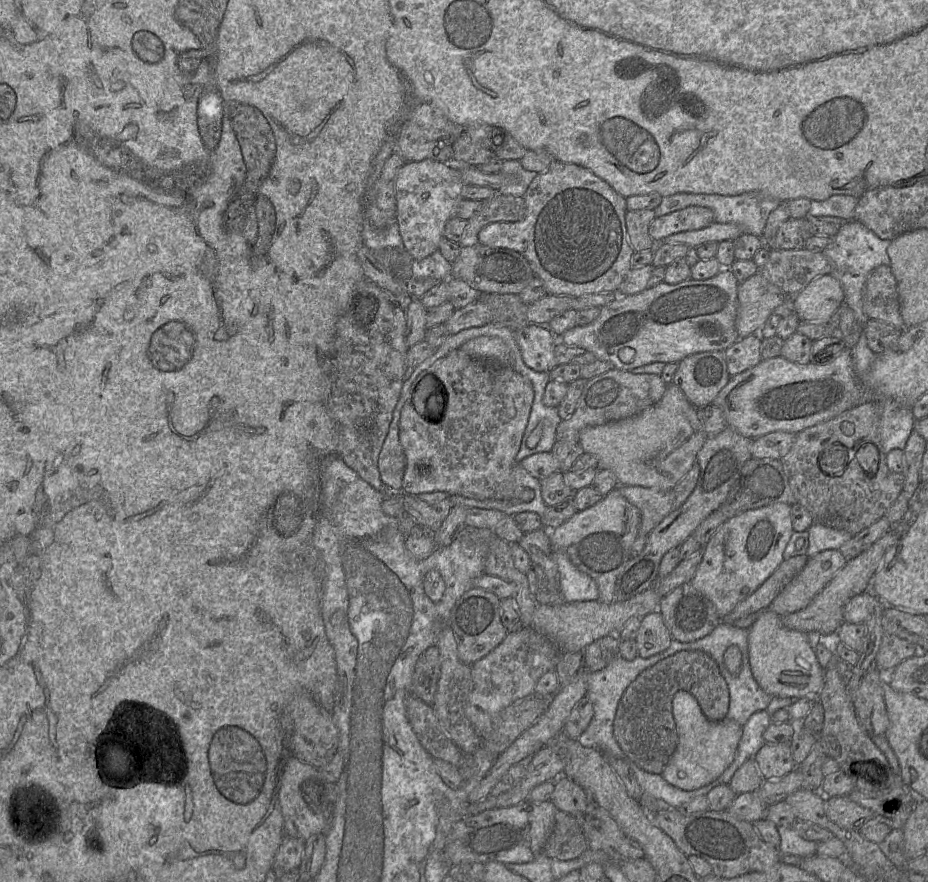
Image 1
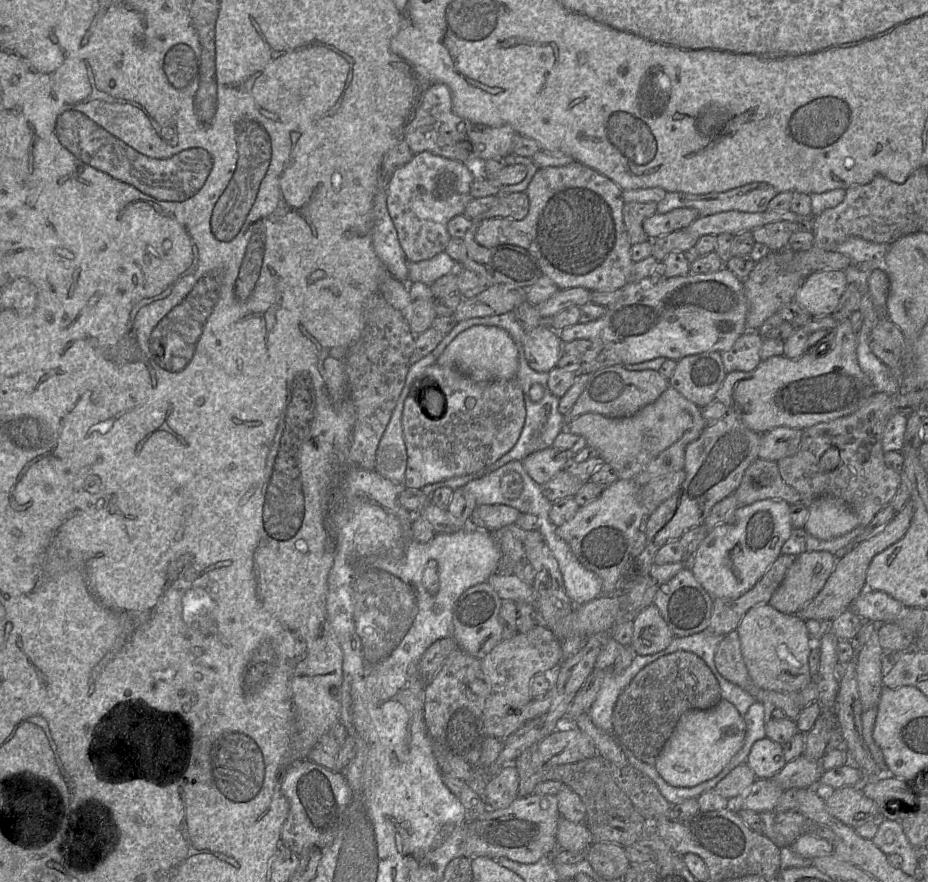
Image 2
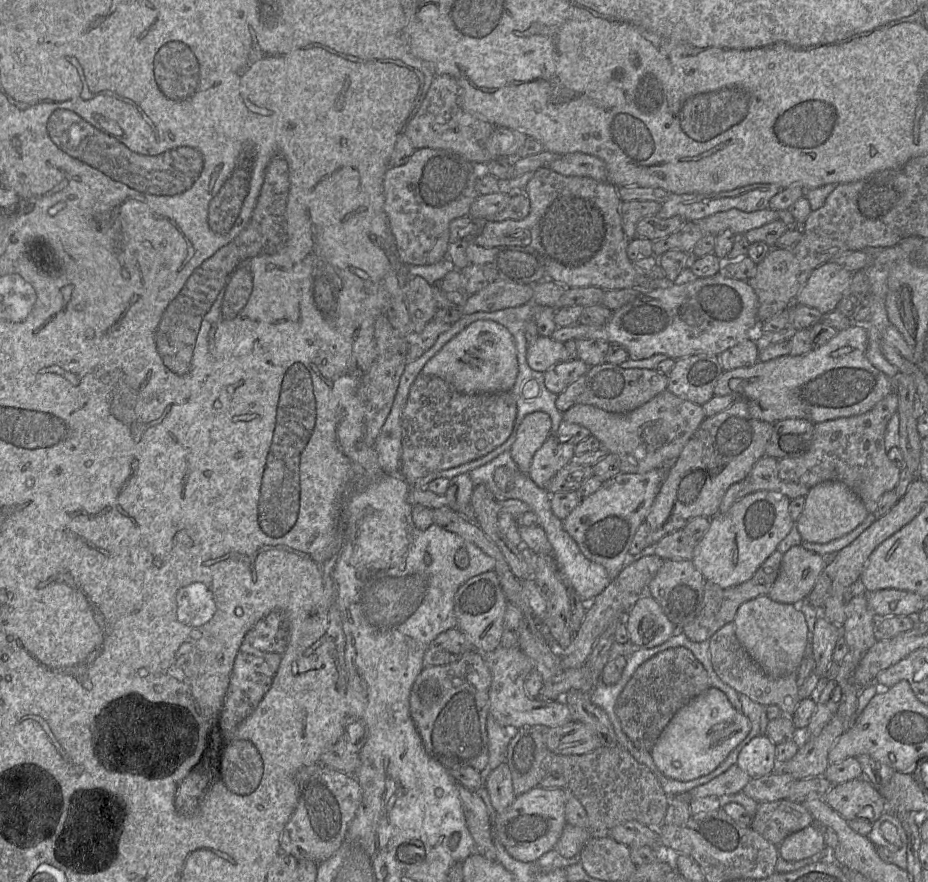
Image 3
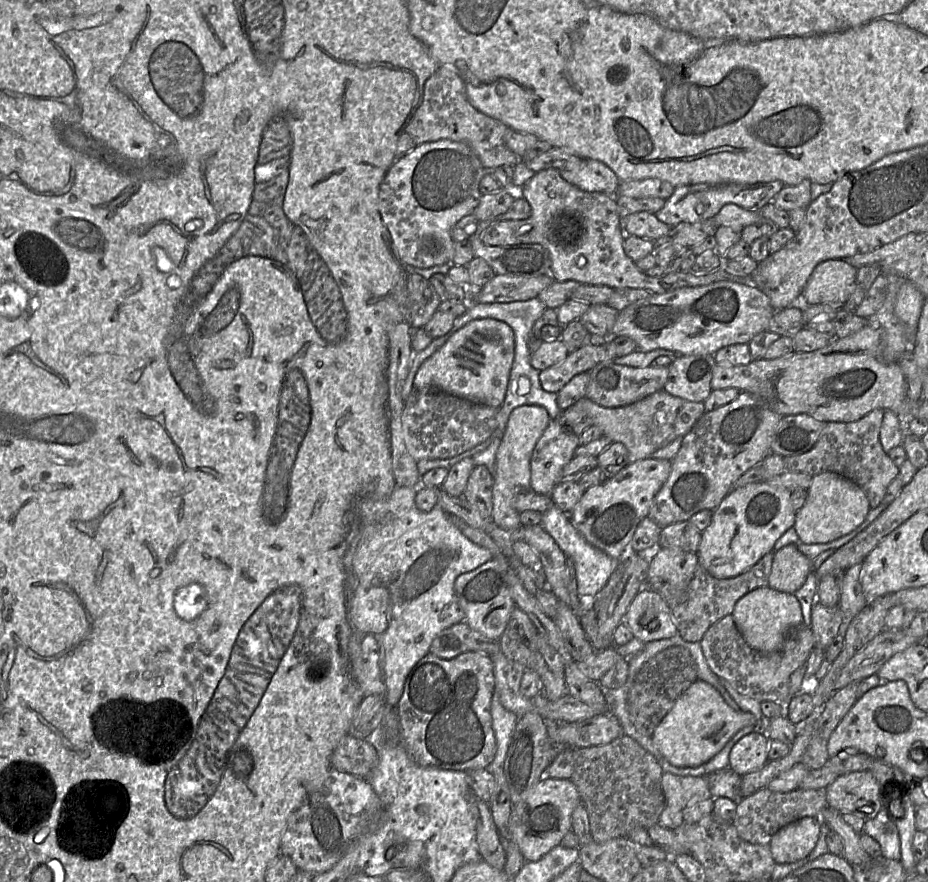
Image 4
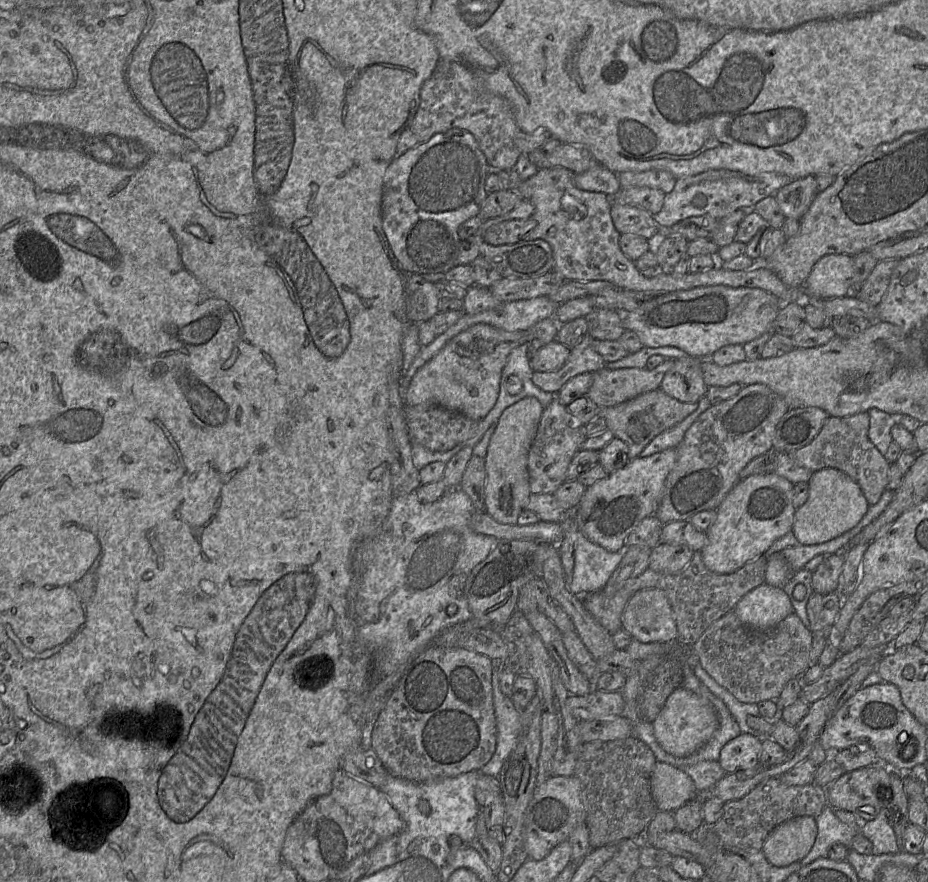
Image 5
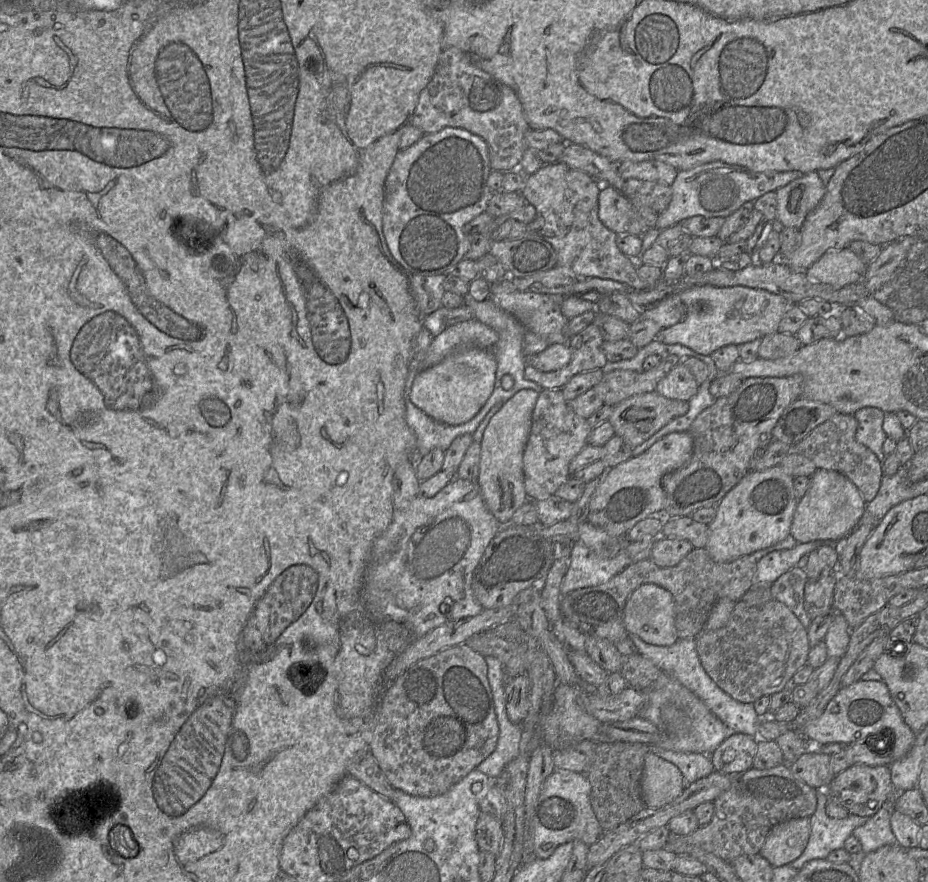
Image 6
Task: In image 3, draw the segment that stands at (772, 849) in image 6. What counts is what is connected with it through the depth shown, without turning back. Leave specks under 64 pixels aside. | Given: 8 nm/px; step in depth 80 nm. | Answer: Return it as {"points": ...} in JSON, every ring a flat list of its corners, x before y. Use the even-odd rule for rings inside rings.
{"points":[[811,824,786,837,779,845,779,855,787,861,812,857,826,848,821,833]]}

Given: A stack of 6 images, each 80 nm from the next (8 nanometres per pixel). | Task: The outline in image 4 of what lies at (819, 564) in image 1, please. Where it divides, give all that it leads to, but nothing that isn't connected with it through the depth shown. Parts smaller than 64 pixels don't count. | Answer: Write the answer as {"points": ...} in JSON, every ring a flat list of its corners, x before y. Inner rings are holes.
{"points":[[789,544,774,553,768,586,780,592,794,594,812,571,812,560,795,544]]}

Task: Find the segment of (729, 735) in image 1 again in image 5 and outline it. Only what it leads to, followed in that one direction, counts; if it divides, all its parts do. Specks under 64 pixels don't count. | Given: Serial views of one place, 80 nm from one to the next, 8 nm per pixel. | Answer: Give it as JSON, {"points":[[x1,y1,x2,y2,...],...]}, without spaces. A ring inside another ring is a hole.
{"points":[[684,687,676,689,653,722,654,734,660,746,668,753,683,757,706,744,719,725,711,702]]}

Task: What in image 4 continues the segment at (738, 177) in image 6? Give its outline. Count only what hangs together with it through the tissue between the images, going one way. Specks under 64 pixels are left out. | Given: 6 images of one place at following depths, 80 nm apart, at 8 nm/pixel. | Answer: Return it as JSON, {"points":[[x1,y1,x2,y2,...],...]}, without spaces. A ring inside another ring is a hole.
{"points":[[779,180,759,183,700,183,675,187,673,194,666,199,665,205,657,213,658,220,670,227,682,222,697,222,714,217,726,204,734,203,747,210,759,210,772,202,776,194,785,186]]}

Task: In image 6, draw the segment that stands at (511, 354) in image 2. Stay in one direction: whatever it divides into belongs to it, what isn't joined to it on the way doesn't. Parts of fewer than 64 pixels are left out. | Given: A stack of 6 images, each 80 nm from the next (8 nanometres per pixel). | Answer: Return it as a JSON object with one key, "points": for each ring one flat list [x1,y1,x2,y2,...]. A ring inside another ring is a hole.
{"points":[[460,348,420,371,408,390,408,400,438,422,450,425,471,420,485,405,495,387,497,361,492,351]]}

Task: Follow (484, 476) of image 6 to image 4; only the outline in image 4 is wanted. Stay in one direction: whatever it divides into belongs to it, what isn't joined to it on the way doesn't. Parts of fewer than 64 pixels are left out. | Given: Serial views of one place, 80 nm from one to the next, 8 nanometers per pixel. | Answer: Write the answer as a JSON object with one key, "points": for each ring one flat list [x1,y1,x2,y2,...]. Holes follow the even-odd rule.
{"points":[[521,405,510,414,507,426,496,452,493,470,493,521,500,528,512,531,521,526,519,512,513,507,514,498,521,492,530,490,530,460,539,438,550,421,547,410,538,405]]}

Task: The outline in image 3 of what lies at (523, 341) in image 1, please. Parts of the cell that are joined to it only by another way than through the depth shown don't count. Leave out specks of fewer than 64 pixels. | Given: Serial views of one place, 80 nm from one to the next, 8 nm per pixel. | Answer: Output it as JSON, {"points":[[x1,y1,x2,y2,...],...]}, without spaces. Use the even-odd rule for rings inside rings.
{"points":[[539,336,527,347,527,362,531,369,545,373,559,362,566,361,564,343,550,336]]}

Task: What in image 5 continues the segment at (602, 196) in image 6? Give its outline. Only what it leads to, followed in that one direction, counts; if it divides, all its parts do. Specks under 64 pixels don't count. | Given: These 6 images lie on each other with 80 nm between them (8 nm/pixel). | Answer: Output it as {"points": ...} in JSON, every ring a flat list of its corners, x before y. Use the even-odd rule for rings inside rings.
{"points":[[613,198,611,217,620,234,642,236,653,242,657,242,663,235,663,229,650,212,643,208,614,202]]}

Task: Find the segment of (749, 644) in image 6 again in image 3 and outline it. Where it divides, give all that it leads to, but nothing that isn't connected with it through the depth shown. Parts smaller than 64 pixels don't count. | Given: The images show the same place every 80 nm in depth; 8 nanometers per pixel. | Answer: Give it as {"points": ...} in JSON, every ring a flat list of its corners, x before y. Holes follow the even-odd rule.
{"points":[[733,622,721,627,708,640,713,669,724,683,764,706,777,705,784,715,792,717,801,700,796,681,797,673,781,678,772,678,765,674,740,644]]}

